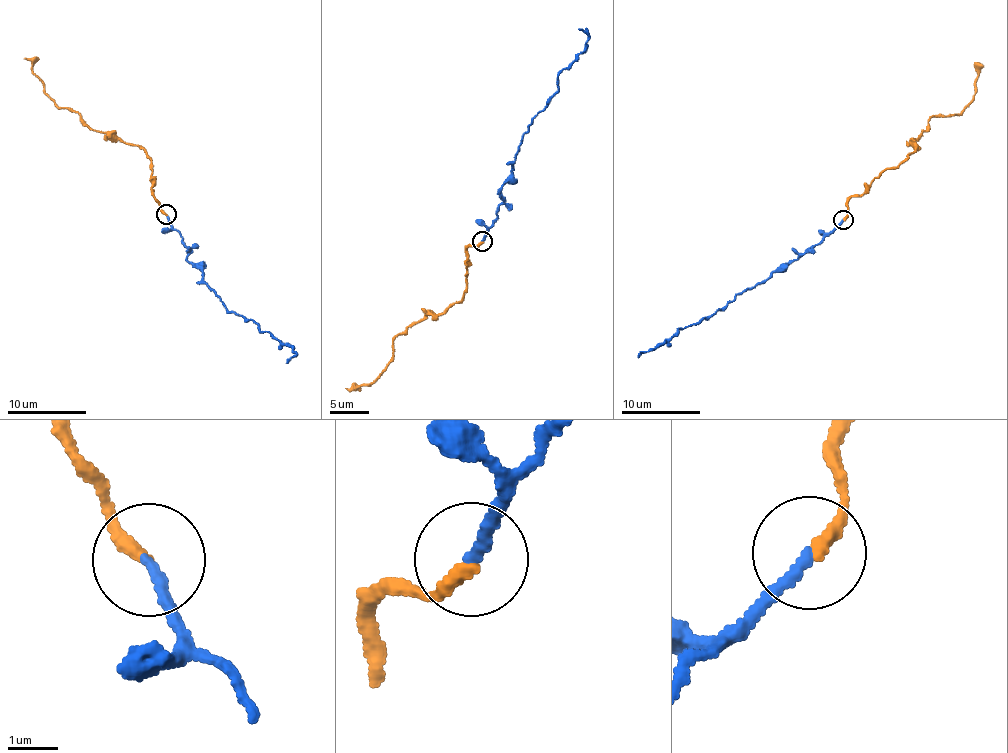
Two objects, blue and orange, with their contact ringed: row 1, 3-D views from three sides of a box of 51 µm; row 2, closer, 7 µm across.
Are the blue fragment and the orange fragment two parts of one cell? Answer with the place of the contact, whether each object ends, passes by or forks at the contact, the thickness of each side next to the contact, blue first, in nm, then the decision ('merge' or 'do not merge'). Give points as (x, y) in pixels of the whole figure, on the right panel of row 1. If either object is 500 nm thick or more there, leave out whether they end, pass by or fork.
at (843, 220); blue ends there; orange ends there; 220 nm thick on the blue side, 280 nm on the other; merge

